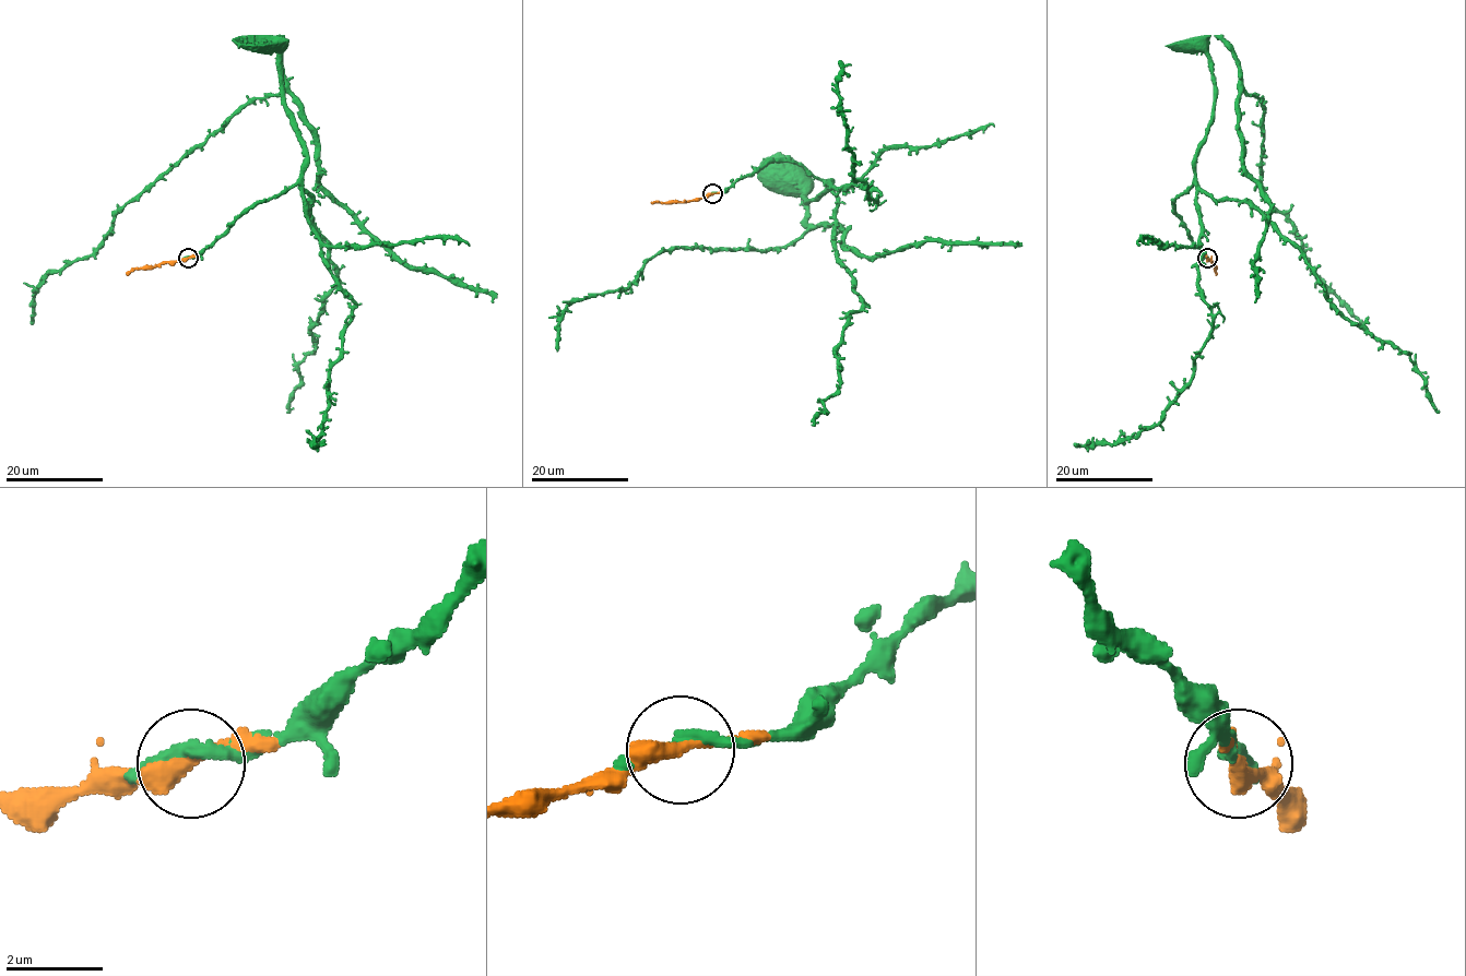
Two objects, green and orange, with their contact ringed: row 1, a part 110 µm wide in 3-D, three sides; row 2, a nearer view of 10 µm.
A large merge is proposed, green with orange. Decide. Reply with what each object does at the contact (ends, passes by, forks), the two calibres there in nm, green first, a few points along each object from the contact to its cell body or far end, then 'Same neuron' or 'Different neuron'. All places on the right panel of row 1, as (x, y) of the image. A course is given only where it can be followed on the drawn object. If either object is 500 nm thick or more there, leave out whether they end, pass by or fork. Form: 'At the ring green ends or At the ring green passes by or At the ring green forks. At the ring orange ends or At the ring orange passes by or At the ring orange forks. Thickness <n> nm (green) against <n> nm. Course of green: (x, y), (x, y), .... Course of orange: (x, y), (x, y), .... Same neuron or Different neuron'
At the ring green passes by. At the ring orange passes by. Thickness 260 nm (green) against 320 nm. Course of green: (1207, 258), (1173, 202), (1210, 120), (1215, 35), (1239, 85), (1262, 99), (1261, 189), (1363, 323). Course of orange: (1207, 258), (1215, 264), (1215, 274). Same neuron

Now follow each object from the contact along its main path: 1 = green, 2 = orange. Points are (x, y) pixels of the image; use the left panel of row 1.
1: (187, 258), (297, 181), (306, 147), (276, 35), (283, 88), (50, 271), (32, 323)
2: (188, 258), (136, 268), (126, 274)

